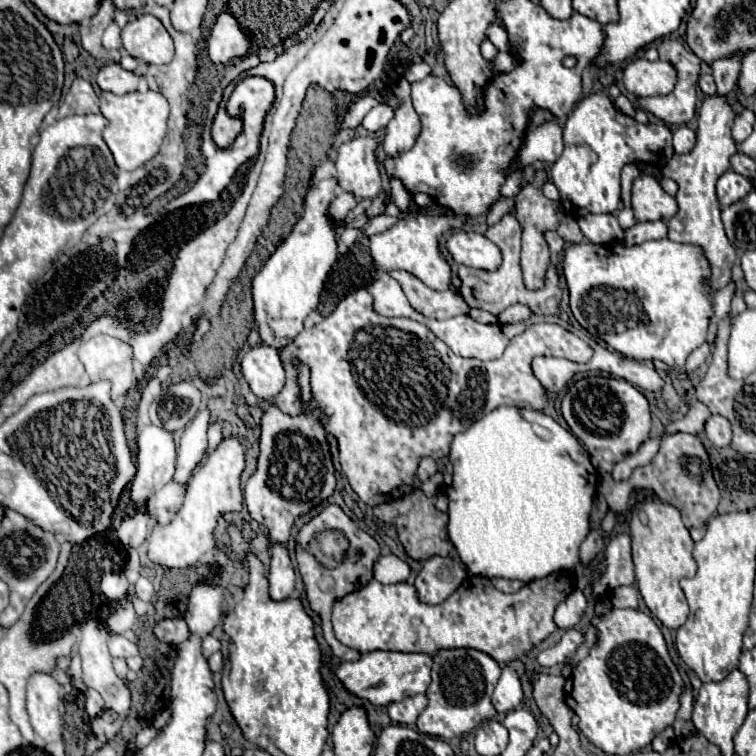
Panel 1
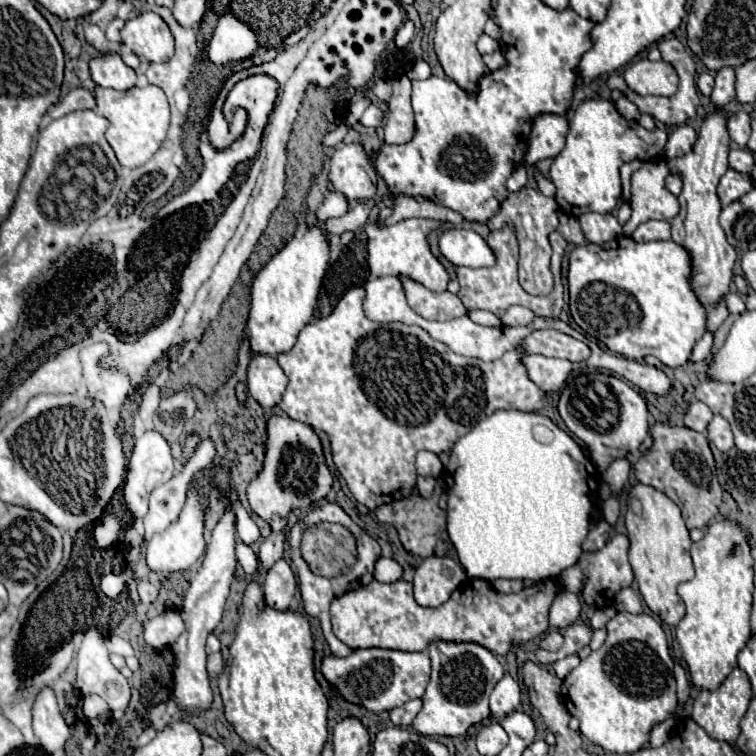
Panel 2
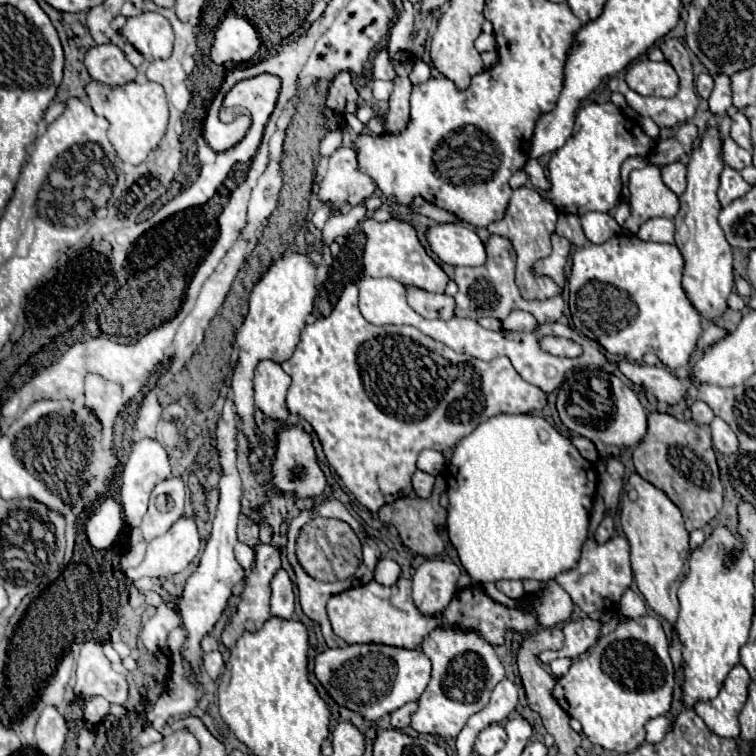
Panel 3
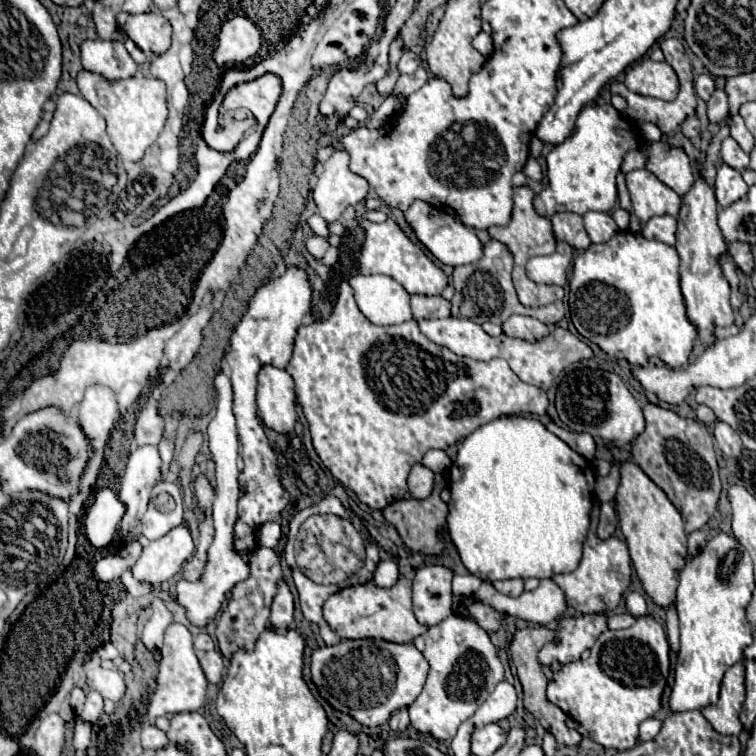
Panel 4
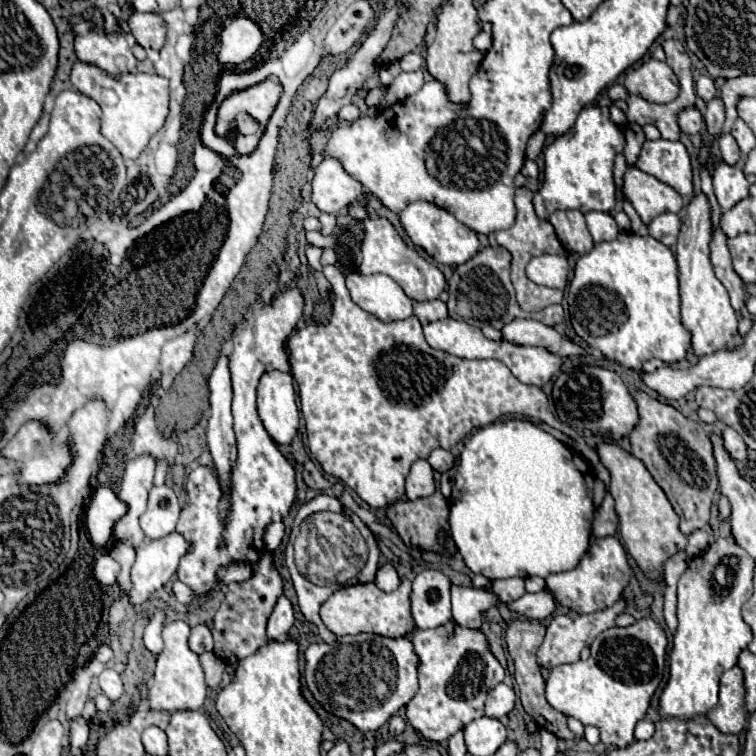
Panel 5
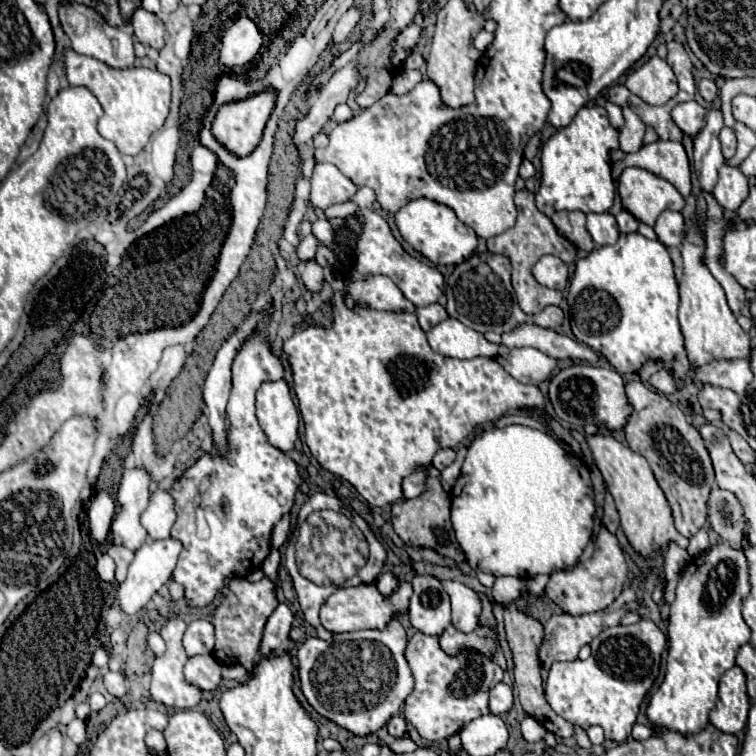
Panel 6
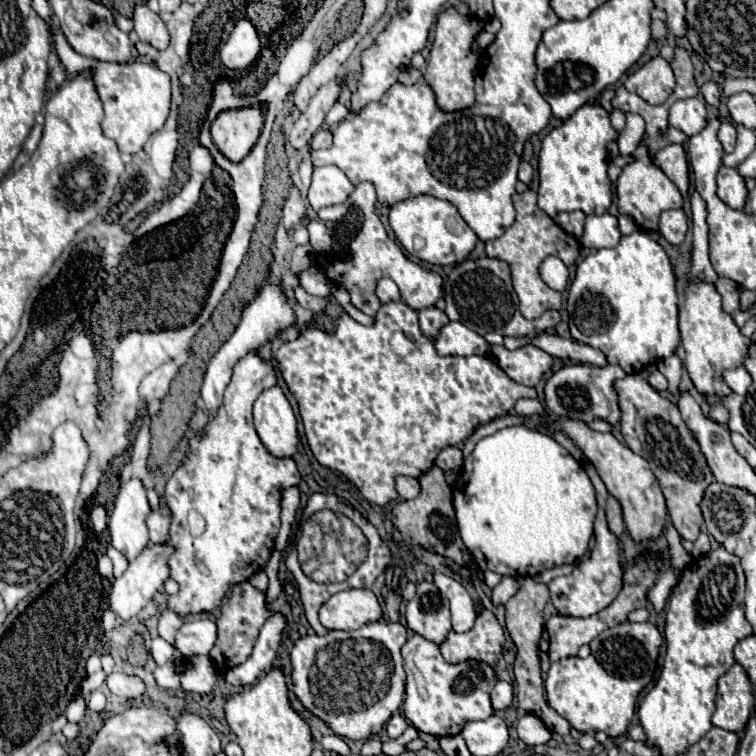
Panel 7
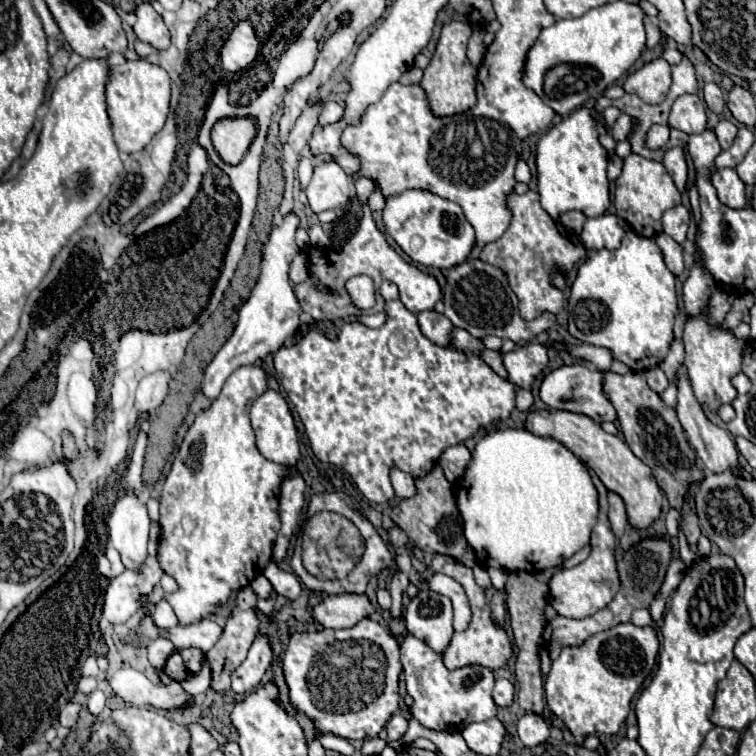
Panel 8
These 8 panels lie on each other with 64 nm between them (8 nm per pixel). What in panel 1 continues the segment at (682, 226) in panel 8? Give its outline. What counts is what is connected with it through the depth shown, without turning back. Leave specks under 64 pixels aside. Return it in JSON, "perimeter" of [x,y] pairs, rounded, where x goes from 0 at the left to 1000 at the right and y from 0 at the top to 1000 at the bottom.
{"perimeter":[[[865,291],[865,294],[849,294],[849,296],[839,296],[836,302],[831,302],[825,307],[825,323],[836,325],[836,323],[849,323],[857,317],[876,317],[884,312],[884,299],[876,291]]]}

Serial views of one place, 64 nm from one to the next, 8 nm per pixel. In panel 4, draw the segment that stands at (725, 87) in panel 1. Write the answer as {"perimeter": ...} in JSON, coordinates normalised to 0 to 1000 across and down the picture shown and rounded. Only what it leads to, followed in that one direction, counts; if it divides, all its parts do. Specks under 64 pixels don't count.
{"perimeter":[[[947,119],[937,132],[937,159],[952,164],[960,156],[963,156],[963,127],[958,127],[958,119]]]}

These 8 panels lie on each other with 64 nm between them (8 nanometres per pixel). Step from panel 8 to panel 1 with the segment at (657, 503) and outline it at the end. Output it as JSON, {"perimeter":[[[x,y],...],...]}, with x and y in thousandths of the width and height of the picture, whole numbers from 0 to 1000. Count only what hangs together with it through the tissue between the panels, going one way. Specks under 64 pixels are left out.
{"perimeter":[[[868,653],[854,656],[849,664],[836,669],[833,685],[833,709],[836,709],[836,738],[841,751],[841,775],[860,804],[860,810],[884,831],[894,833],[910,817],[910,799],[905,794],[905,783],[899,783],[899,767],[915,765],[921,759],[921,743],[915,735],[918,717],[905,696],[899,677],[876,664]]]}

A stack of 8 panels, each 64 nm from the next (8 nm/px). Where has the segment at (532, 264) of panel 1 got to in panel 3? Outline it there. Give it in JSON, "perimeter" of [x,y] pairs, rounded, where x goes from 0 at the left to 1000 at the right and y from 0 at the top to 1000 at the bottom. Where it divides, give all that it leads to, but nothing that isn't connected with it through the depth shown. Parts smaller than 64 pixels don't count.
{"perimeter":[[[688,246],[677,254],[669,286],[646,299],[648,310],[659,310],[659,312],[675,317],[677,325],[683,325],[683,378],[688,381],[688,389],[696,397],[725,397],[725,394],[743,389],[743,384],[733,376],[733,370],[704,362],[704,349],[712,341],[728,339],[728,333],[730,333],[728,312],[735,299],[735,286],[738,286],[735,275],[725,265],[720,265],[717,257],[712,257],[706,249]]]}

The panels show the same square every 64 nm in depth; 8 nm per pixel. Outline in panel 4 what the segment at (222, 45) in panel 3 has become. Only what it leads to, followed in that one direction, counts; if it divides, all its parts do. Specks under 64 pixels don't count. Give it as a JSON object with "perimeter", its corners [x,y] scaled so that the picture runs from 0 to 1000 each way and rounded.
{"perimeter":[[[310,21],[288,45],[283,79],[288,87],[317,85],[344,66],[344,40],[325,21]]]}

